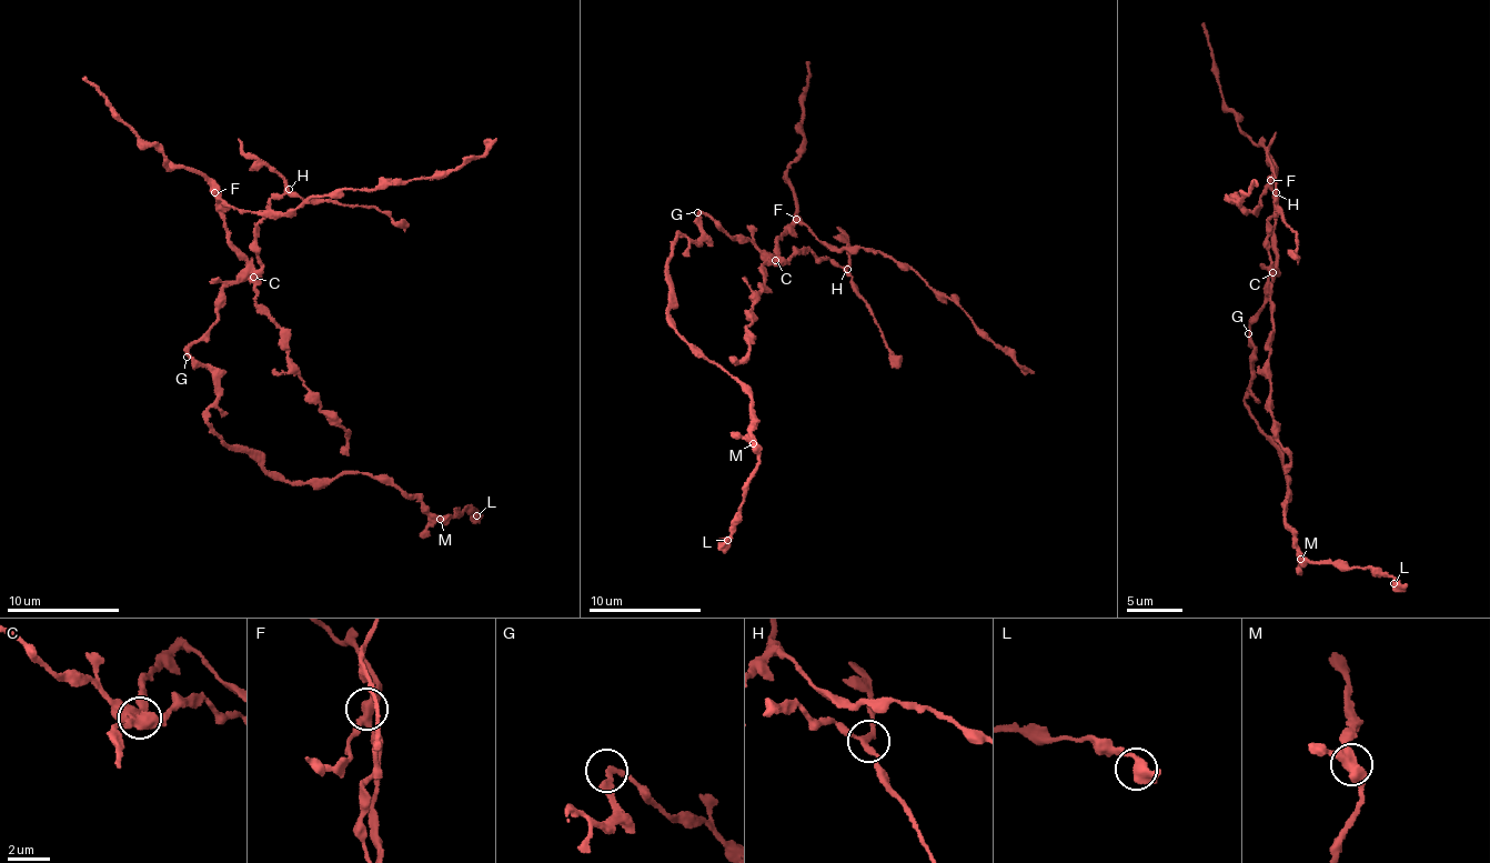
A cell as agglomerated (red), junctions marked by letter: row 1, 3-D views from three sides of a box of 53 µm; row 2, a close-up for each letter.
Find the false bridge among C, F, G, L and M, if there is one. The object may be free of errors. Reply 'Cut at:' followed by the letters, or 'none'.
Cut at: C

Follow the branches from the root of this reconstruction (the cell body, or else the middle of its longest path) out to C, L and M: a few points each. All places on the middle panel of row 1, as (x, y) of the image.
C: (700, 214), (733, 238), (743, 236), (774, 259)
L: (700, 214), (703, 238), (678, 234), (671, 248), (667, 300), (683, 339), (747, 387), (758, 469), (727, 540)
M: (700, 214), (703, 238), (693, 241), (677, 234), (667, 261), (671, 314), (683, 339), (747, 387), (753, 443)

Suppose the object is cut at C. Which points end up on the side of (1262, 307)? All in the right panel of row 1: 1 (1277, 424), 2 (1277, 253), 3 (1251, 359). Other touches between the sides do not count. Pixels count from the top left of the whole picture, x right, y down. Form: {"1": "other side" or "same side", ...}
{"1": "other side", "2": "same side", "3": "same side"}

